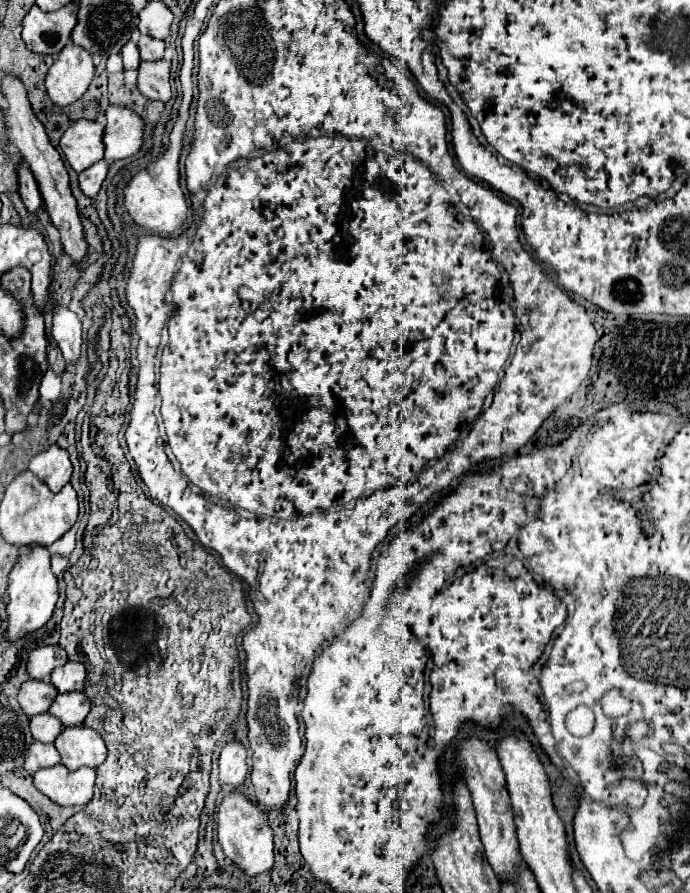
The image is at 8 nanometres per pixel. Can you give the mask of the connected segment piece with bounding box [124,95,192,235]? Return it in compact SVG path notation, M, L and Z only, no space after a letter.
M182 95L180 107L178 107L178 119L174 123L174 129L170 131L170 145L164 151L164 155L160 159L156 159L154 163L150 163L146 169L138 171L128 185L124 187L124 205L130 213L130 217L134 219L134 223L158 233L158 235L170 235L174 233L182 221L188 215L188 203L186 197L180 189L180 165L178 165L178 157L182 151L182 125L188 119L188 107L190 107L192 95Z

